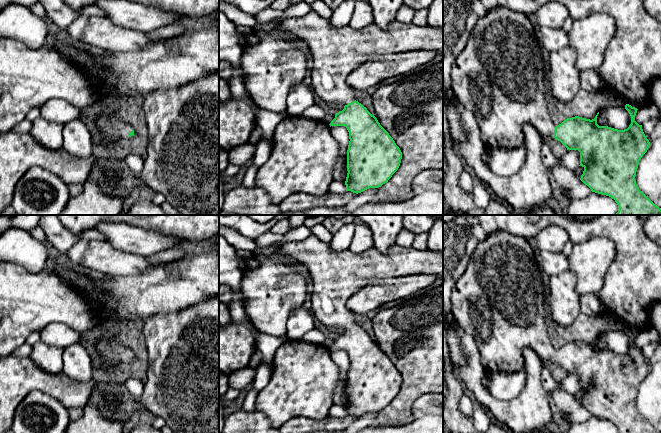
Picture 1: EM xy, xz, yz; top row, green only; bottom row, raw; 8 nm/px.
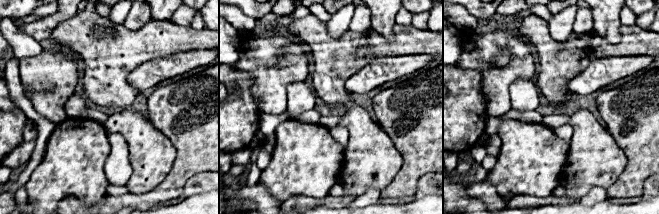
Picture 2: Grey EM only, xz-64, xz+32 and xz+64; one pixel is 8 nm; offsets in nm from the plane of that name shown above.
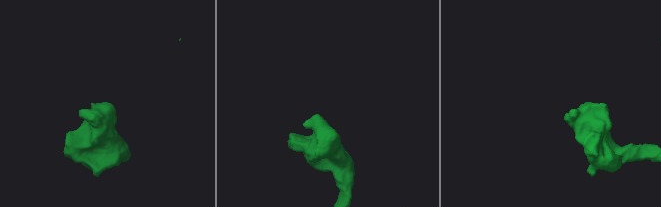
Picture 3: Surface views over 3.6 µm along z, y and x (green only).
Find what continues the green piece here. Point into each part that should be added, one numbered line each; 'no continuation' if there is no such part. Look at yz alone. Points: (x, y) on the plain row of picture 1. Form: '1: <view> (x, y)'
1: yz (499, 301)

